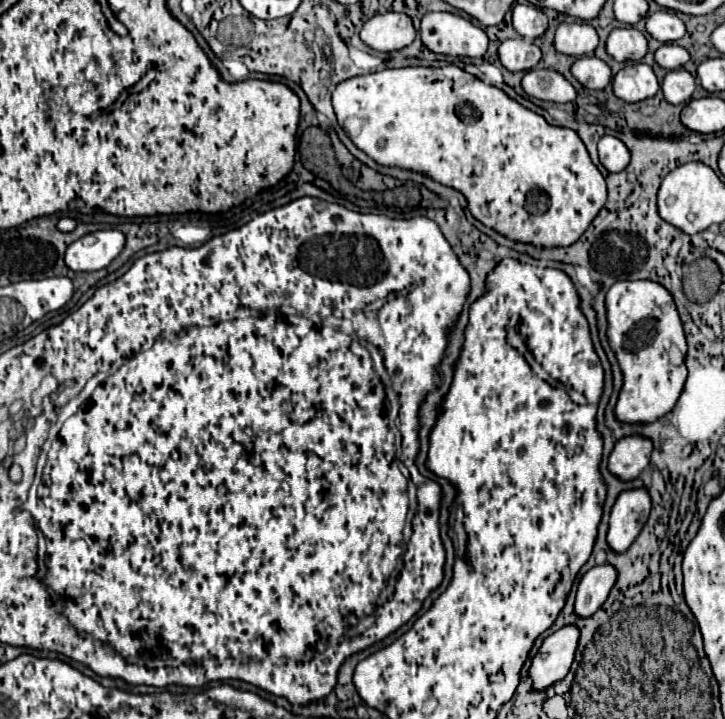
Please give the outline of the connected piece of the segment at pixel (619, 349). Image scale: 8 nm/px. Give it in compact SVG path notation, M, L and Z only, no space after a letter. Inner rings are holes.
M641 279L641 281L617 281L609 293L607 293L607 321L609 321L609 343L613 351L617 353L617 359L623 369L623 389L615 407L615 415L623 423L651 423L657 417L663 417L669 413L677 399L683 393L685 381L687 381L687 339L683 331L681 317L677 313L673 295L655 281Z

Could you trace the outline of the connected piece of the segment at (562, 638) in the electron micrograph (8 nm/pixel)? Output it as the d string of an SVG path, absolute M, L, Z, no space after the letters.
M565 625L543 641L529 669L535 689L545 689L569 673L575 659L579 635L581 633L577 625Z

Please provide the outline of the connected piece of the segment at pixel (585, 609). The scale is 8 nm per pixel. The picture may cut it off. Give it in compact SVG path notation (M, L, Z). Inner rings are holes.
M609 563L595 565L589 569L577 589L577 601L575 601L575 611L581 617L593 615L607 599L609 591L613 589L617 581L617 569Z

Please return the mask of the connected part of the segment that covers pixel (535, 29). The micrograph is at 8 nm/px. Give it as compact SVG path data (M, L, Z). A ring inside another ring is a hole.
M515 5L515 9L513 9L513 27L521 37L535 39L535 37L541 37L547 31L549 21L547 21L547 15L539 7Z

